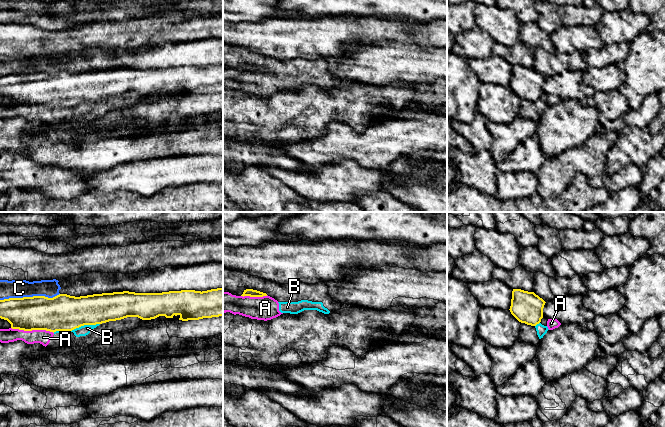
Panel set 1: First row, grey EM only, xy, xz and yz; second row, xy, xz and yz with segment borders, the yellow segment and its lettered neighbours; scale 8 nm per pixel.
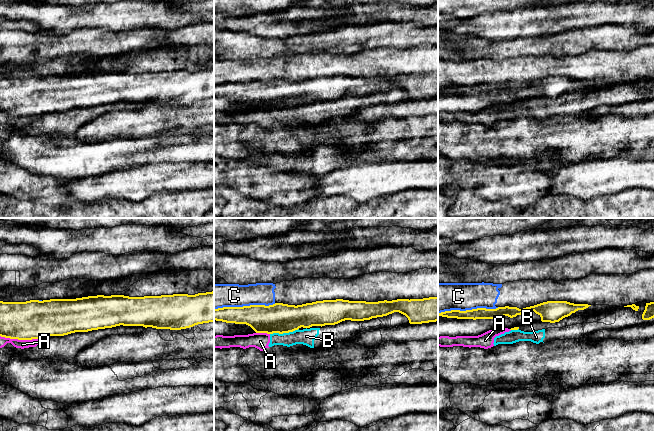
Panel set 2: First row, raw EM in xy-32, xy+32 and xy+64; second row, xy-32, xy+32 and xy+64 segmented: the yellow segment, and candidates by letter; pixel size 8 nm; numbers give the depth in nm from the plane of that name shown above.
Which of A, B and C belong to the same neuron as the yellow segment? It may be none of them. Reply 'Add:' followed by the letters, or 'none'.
Add: none

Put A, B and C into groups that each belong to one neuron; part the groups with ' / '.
A B / C

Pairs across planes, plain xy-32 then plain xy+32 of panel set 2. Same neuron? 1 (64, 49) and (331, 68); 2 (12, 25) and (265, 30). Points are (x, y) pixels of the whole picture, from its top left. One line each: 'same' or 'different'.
1: different
2: same

